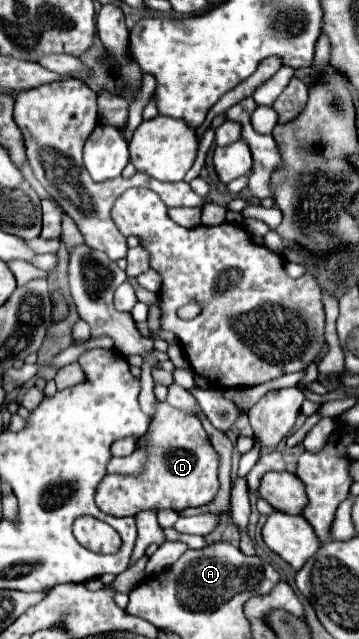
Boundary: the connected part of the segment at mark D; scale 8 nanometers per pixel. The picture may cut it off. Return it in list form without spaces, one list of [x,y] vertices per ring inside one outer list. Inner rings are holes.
[[[159,402],[149,434],[139,440],[139,446],[143,446],[145,442],[149,446],[149,456],[145,472],[141,476],[109,474],[99,484],[95,500],[105,514],[117,518],[135,516],[143,510],[141,502],[145,502],[145,510],[149,510],[155,506],[203,506],[215,498],[215,494],[219,492],[219,454],[211,446],[207,432],[203,430],[197,416],[191,416],[191,412],[179,412],[167,402]]]

